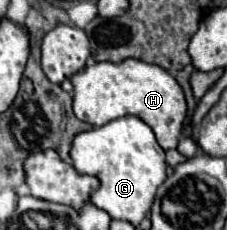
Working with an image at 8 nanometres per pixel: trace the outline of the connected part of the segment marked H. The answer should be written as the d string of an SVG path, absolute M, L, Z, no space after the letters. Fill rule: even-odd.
M125 59L121 63L103 61L87 65L83 71L75 73L71 77L71 83L75 89L73 113L77 115L77 119L101 127L113 119L135 115L153 129L157 143L165 151L177 147L187 105L179 83L163 67L139 59Z

